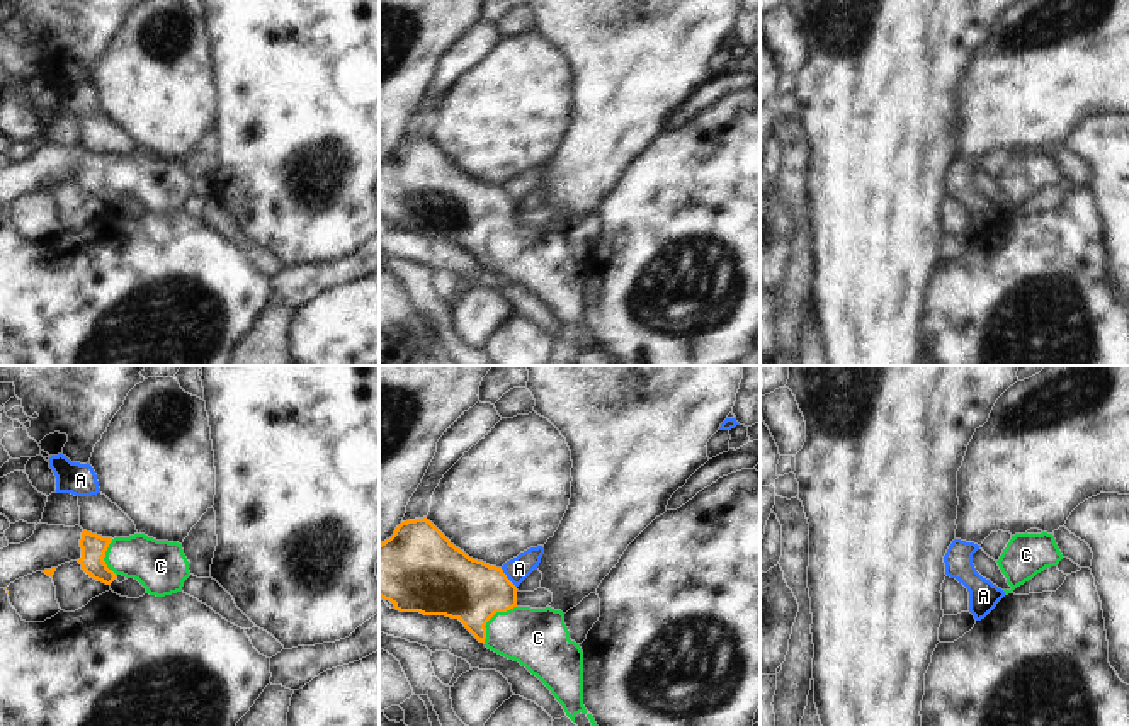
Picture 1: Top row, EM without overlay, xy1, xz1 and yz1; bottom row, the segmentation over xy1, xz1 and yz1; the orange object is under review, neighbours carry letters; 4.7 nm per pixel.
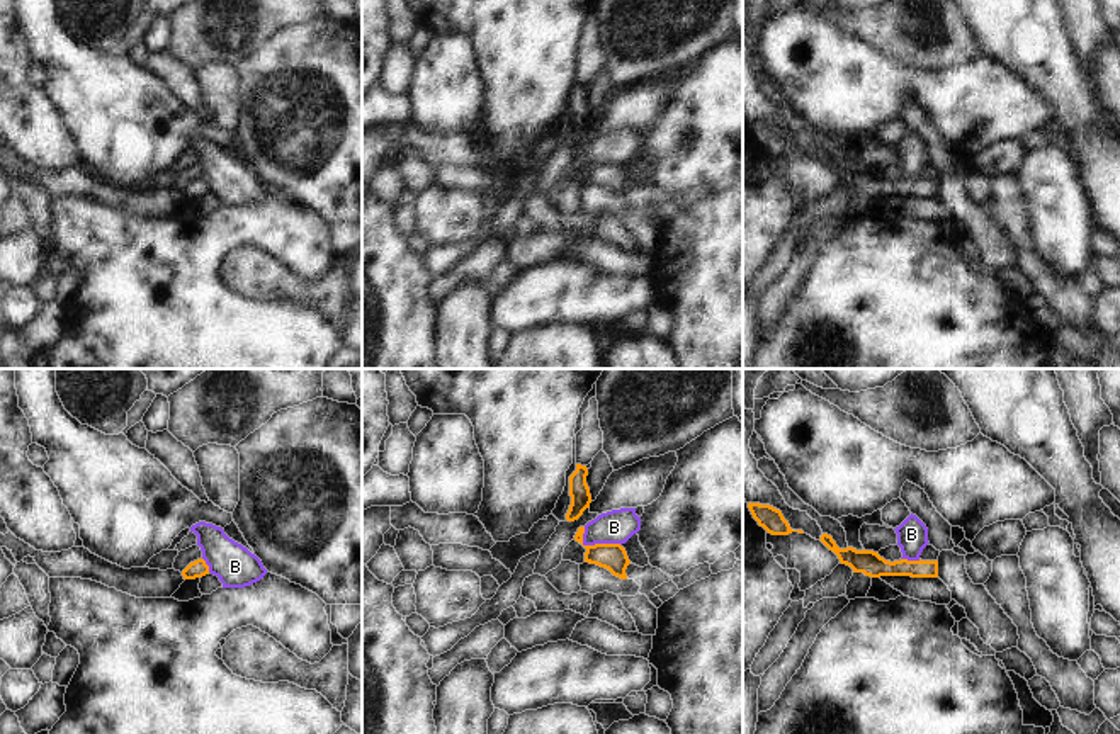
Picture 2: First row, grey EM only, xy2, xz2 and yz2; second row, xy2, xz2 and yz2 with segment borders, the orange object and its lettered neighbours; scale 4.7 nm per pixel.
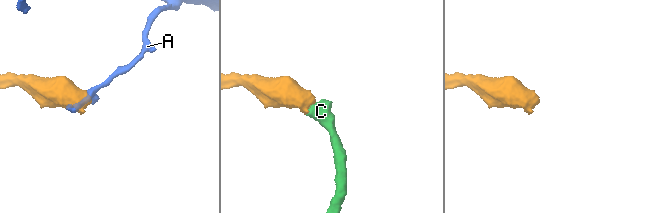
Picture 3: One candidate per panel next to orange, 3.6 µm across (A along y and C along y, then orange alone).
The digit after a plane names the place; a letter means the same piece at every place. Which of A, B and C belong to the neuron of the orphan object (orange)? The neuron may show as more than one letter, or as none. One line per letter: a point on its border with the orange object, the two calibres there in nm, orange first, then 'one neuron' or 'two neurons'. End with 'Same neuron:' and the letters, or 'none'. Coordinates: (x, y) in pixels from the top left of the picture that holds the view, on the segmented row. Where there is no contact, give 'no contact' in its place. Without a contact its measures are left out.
A: meets orange in xz1 at (507, 578); 300 nm thick on the orange side, 110 nm on the other; two neurons
B: meets orange in xz2 at (595, 544); 130 nm thick on the orange side, 160 nm on the other; two neurons
C: meets orange in xz1 at (492, 616); 320 nm thick on the orange side, 280 nm on the other; one neuron
Same neuron: C

